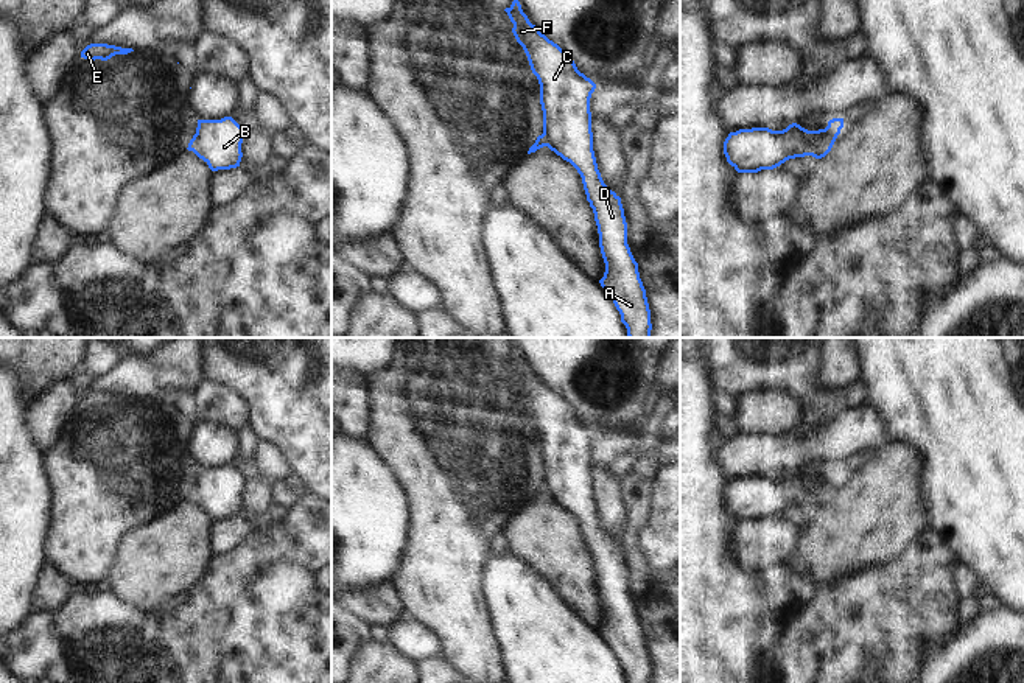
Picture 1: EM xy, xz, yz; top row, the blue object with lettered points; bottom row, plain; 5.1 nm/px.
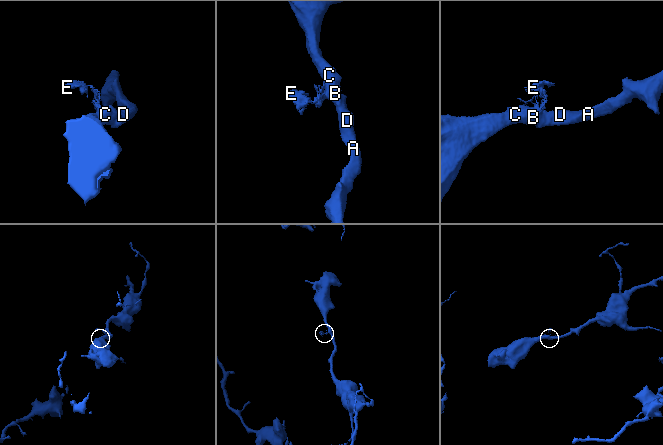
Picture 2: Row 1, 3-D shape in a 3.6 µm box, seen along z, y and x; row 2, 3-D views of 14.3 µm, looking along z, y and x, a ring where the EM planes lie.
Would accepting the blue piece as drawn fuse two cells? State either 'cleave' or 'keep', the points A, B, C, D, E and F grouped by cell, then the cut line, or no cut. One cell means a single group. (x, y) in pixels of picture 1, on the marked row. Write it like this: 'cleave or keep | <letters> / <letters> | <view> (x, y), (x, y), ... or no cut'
cleave | A B C D F / E | yz (828, 125), (827, 140), (833, 143)

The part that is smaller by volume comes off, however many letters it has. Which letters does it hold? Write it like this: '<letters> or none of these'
E

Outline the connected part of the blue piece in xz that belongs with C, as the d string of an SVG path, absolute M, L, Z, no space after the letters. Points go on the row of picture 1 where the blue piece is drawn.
M518 0L504 11L540 84L546 146L577 170L593 208L605 263L599 283L619 311L627 336L651 338L651 310L638 263L627 244L621 198L604 184L593 151L590 98L596 84L529 22Z

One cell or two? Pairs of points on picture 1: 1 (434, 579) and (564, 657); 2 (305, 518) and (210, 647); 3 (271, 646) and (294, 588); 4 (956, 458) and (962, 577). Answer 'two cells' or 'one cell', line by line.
1: two cells
2: one cell
3: one cell
4: two cells

